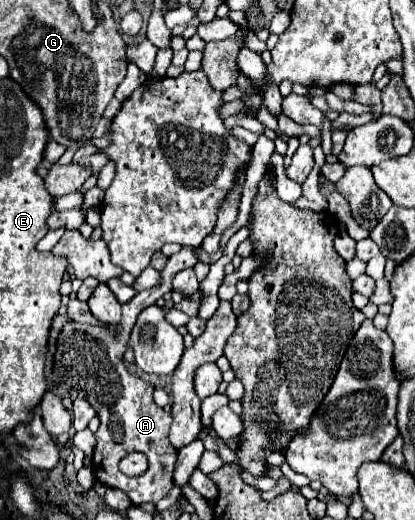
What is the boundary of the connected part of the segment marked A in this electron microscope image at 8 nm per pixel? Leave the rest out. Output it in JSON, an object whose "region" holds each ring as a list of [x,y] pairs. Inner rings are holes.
{"region":[[[185,246],[177,254],[173,254],[167,262],[167,266],[161,272],[161,280],[155,288],[139,292],[129,302],[123,304],[123,318],[119,324],[111,326],[91,326],[83,322],[69,320],[59,338],[57,338],[57,352],[53,358],[53,374],[51,382],[57,388],[59,396],[85,398],[101,418],[101,430],[95,432],[97,446],[93,452],[93,474],[95,478],[111,488],[123,490],[133,504],[145,504],[145,502],[159,502],[167,490],[173,484],[173,464],[177,450],[171,446],[168,434],[171,426],[171,414],[167,414],[163,408],[159,408],[153,402],[153,386],[149,382],[143,382],[141,378],[135,378],[123,360],[123,352],[129,342],[131,328],[135,326],[137,316],[141,310],[153,306],[159,298],[163,298],[167,292],[171,292],[171,282],[177,272],[185,268],[193,268],[197,258],[195,246]],[[129,452],[143,452],[149,460],[149,468],[145,474],[137,478],[129,478],[119,472],[119,460],[127,456]]]}

